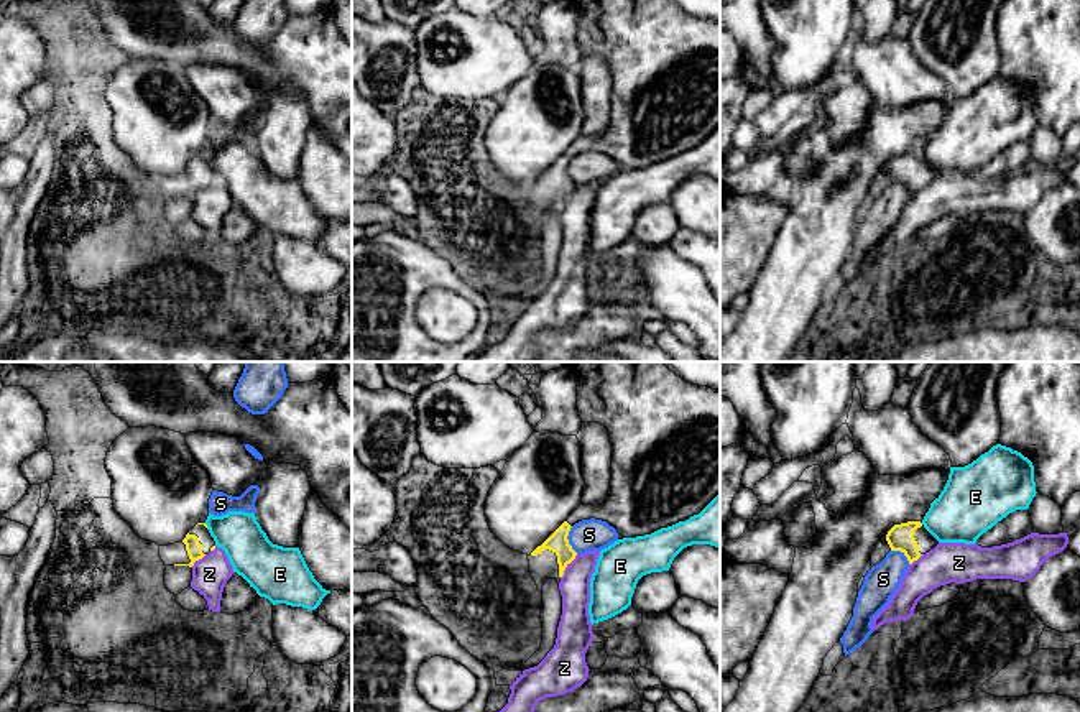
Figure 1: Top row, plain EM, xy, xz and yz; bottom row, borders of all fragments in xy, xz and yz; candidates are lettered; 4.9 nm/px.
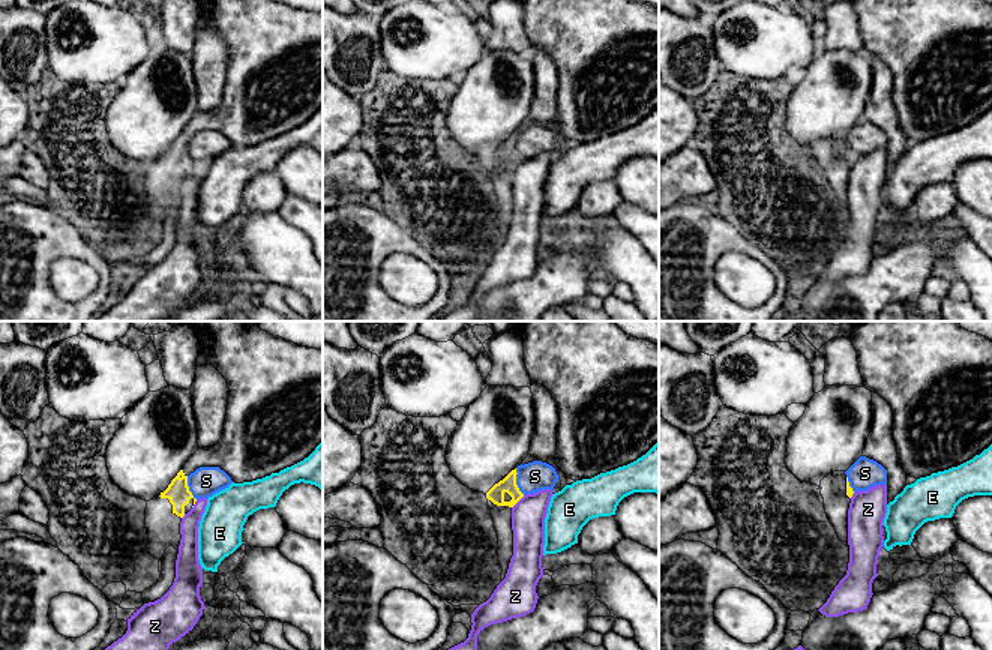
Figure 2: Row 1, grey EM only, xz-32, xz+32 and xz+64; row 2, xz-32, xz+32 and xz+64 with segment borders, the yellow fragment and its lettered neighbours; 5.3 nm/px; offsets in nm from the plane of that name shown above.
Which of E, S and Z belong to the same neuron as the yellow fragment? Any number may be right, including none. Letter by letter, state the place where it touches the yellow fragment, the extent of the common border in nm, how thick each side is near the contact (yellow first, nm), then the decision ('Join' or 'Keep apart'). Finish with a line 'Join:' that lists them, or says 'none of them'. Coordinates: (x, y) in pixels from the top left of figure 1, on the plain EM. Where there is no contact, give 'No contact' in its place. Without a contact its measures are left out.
E: Touches yellow at xy (206, 158). Shared border 40 nm. Thickness 20 nm (yellow) against 220 nm. Keep apart
S: Touches yellow at xz (567, 171). Shared border 140 nm. Thickness 100 nm (yellow) against 160 nm. Keep apart
Z: Touches yellow at xz (566, 198). Shared border 150 nm. Thickness 100 nm (yellow) against 150 nm. Keep apart
Join: none of them

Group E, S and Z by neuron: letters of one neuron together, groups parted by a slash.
E / S / Z

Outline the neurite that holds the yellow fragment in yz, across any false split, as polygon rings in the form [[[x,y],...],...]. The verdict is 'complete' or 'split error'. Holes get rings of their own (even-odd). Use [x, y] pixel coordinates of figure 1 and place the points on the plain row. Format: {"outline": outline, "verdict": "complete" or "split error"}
{"outline": [[[921,153],[894,156],[873,179],[871,199],[879,196],[889,183],[901,183],[907,189],[909,196],[912,196],[937,176],[939,173]]], "verdict": "split error"}

